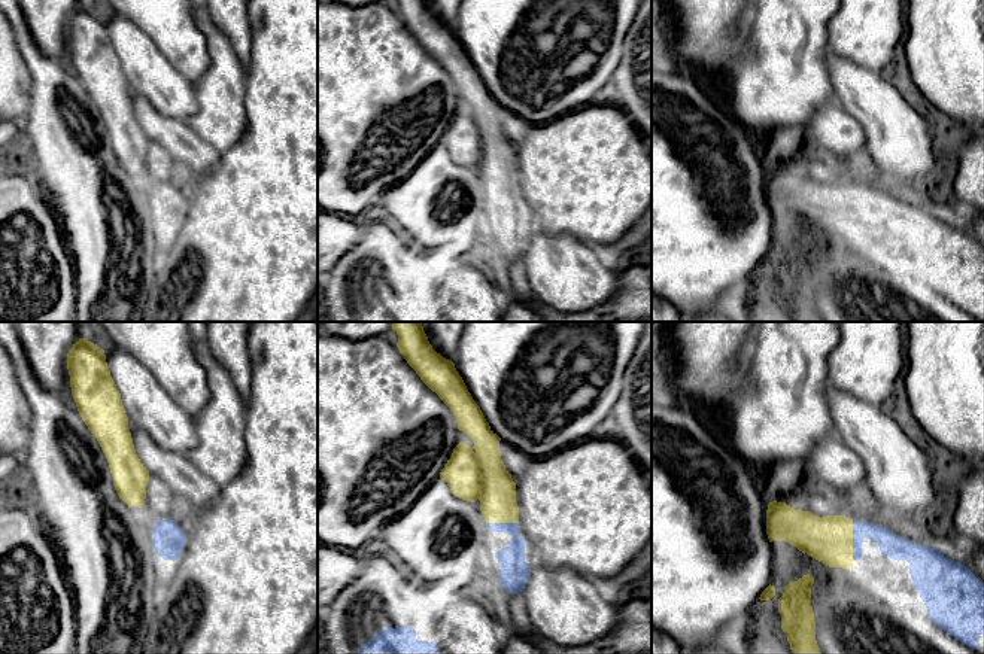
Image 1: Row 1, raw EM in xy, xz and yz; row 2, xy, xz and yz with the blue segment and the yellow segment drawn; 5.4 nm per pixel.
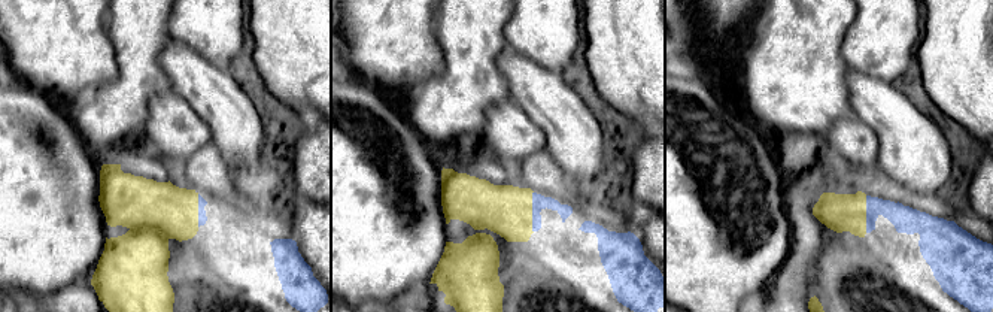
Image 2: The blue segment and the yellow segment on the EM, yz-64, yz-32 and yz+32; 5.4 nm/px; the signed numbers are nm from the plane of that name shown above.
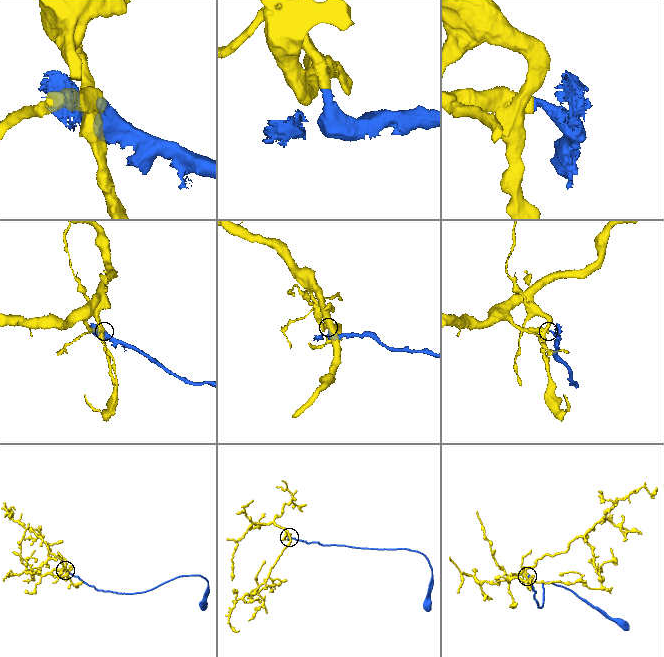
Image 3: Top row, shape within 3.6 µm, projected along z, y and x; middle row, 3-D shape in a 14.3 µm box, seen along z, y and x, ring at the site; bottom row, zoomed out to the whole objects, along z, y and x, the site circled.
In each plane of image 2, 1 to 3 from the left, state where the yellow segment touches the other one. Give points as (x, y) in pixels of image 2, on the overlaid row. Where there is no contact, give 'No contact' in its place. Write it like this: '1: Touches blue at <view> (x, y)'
1: Touches blue at yz-64 (199, 211)
2: Touches blue at yz-32 (533, 212)
3: Touches blue at yz+32 (867, 214)

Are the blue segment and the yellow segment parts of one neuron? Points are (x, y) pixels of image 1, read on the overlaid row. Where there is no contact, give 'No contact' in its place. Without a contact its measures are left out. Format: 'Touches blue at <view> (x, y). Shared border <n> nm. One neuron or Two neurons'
Touches blue at yz (853, 540). Shared border 240 nm. One neuron

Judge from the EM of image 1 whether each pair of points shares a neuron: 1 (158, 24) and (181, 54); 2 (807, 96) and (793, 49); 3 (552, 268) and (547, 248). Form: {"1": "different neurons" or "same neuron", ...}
{"1": "same neuron", "2": "same neuron", "3": "same neuron"}

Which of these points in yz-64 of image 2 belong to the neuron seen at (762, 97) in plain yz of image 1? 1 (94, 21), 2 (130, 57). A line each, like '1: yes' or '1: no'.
1: no
2: yes

